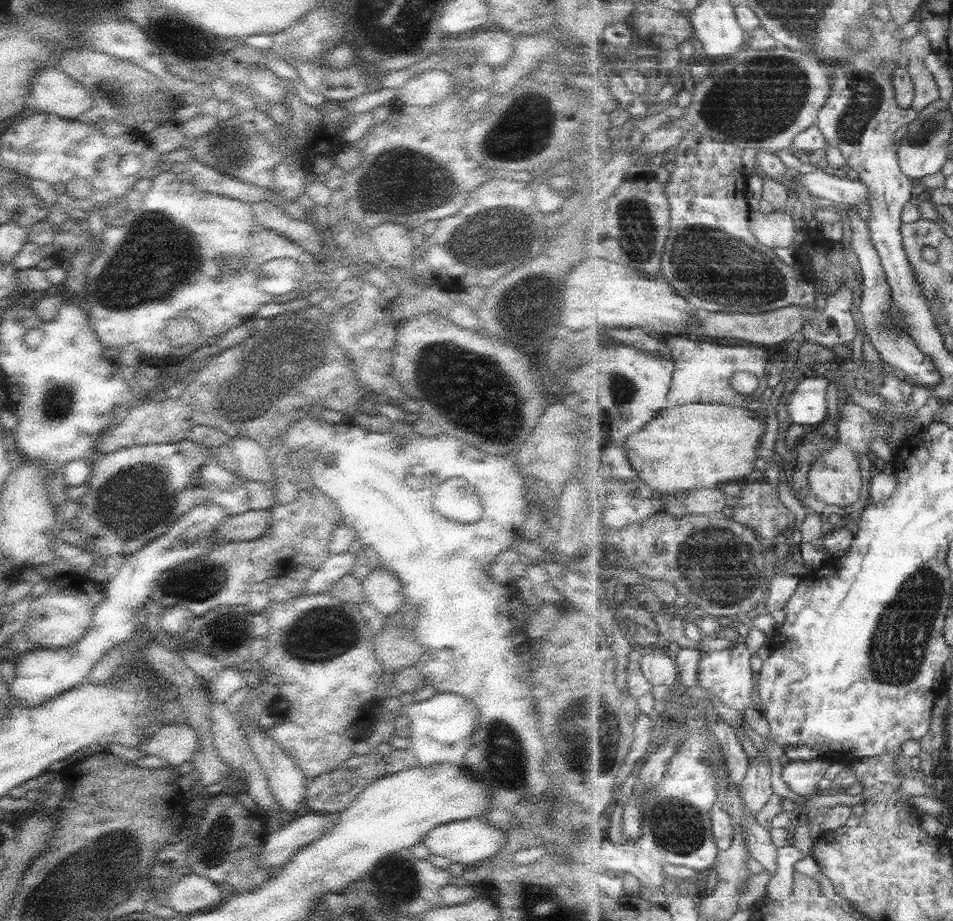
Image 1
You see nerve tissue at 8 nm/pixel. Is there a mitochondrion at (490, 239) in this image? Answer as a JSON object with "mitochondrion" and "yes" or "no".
{"mitochondrion":"yes"}

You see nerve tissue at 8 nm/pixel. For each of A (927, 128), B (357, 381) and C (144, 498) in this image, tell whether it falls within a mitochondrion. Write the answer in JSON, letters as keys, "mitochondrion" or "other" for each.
{"A":"mitochondrion","B":"other","C":"mitochondrion"}

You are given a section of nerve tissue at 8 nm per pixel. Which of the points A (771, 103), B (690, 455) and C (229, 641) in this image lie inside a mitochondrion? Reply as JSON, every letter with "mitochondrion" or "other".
{"A":"mitochondrion","B":"other","C":"other"}

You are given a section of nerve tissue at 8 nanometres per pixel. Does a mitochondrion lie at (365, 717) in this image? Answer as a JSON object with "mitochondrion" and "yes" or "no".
{"mitochondrion":"no"}

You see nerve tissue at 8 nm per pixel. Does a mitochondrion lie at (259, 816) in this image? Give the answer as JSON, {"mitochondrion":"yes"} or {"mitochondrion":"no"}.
{"mitochondrion":"no"}

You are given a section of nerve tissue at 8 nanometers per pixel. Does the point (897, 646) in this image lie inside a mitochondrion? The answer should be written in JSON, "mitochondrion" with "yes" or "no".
{"mitochondrion":"yes"}

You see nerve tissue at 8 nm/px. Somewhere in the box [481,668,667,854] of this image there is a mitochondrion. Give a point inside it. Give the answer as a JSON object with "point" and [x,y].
{"point":[606,726]}

